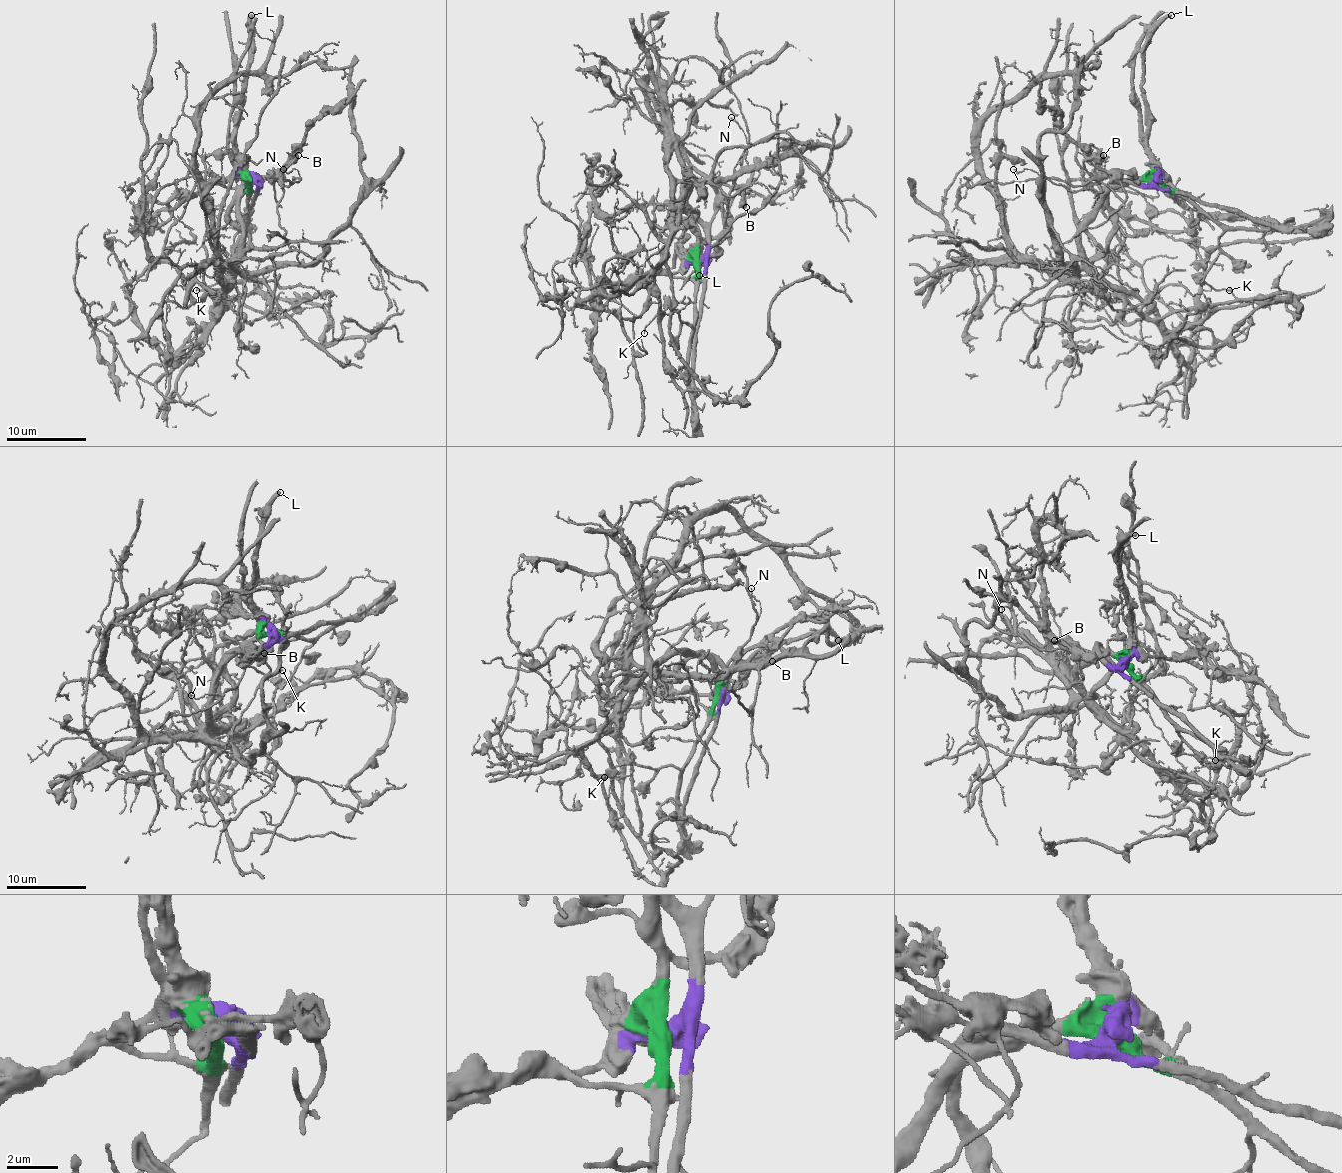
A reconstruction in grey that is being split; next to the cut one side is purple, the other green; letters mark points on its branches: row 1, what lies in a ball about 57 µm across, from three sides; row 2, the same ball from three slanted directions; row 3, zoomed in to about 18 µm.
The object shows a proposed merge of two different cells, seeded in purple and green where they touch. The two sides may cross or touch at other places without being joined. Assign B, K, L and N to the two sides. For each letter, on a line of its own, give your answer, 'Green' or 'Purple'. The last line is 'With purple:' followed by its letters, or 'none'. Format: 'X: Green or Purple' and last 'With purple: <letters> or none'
B: Purple
K: Green
L: Green
N: Purple
With purple: B, N

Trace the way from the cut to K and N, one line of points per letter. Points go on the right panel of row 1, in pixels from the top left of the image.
K: (1159, 182), (1167, 190), (1177, 190), (1195, 202), (1221, 228), (1215, 262), (1203, 280), (1217, 290), (1229, 290)
N: (1157, 182), (1129, 184), (1095, 178), (1079, 186), (1065, 180), (1043, 178), (1029, 170), (1013, 170)

